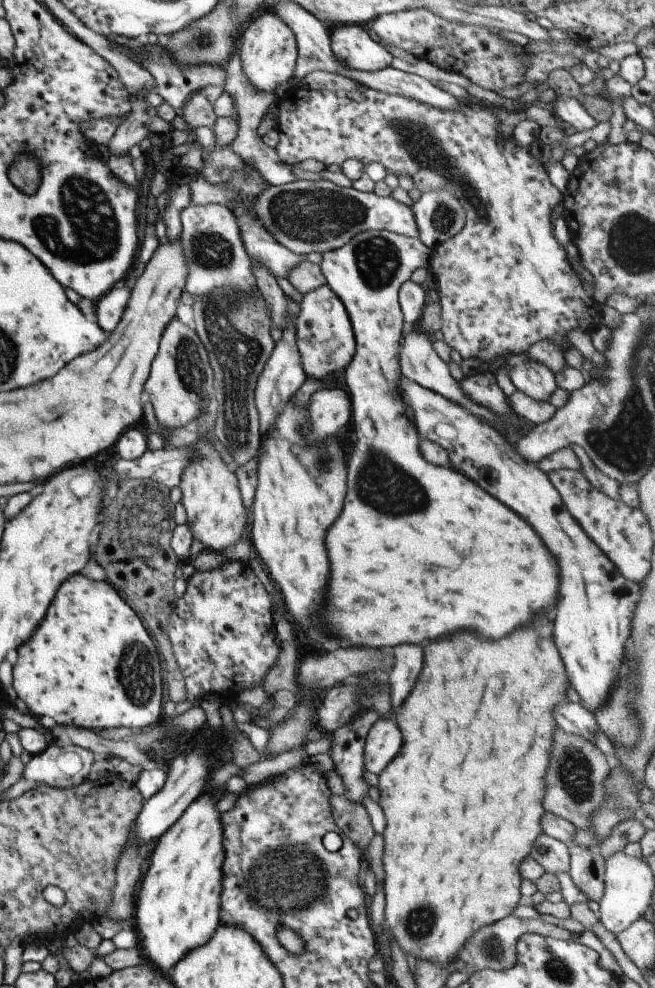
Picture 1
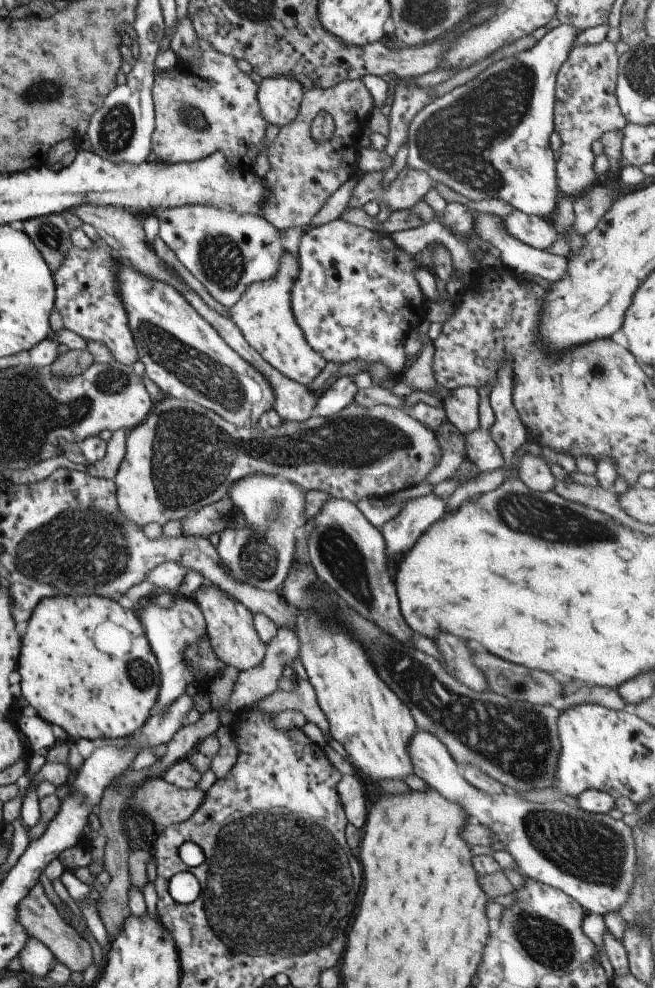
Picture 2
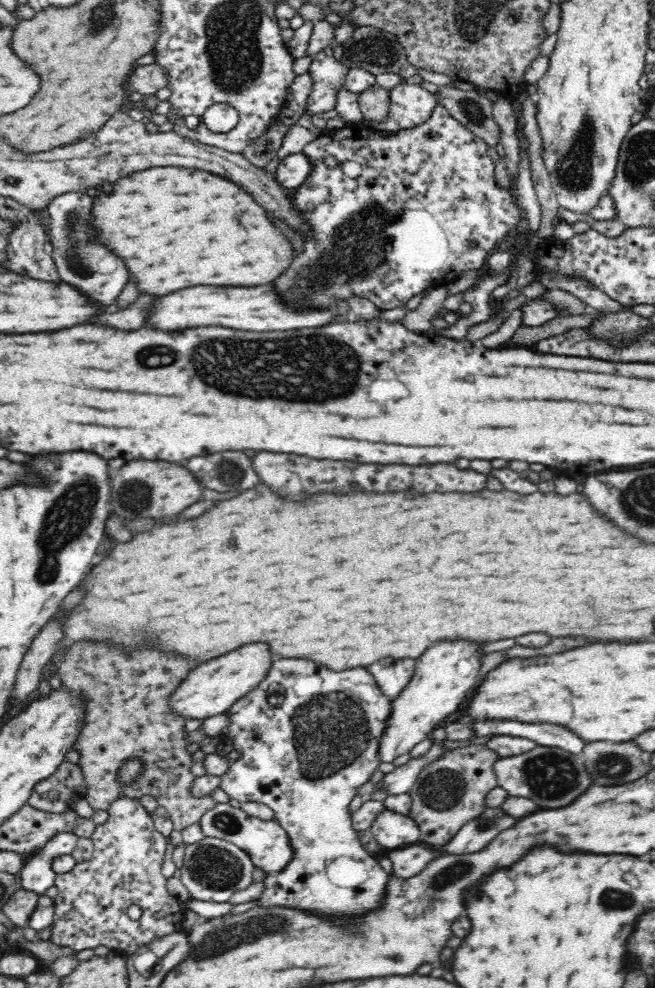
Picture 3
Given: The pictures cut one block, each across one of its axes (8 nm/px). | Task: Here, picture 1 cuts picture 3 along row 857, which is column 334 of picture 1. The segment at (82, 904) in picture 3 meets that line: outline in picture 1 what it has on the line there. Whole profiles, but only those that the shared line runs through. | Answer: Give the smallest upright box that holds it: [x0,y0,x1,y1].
[273,85,598,371]

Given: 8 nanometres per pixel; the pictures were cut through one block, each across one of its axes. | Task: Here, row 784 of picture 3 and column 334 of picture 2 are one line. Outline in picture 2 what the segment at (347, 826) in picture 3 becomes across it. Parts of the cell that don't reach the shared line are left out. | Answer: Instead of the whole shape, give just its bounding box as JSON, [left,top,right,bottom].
[290,219,430,373]

